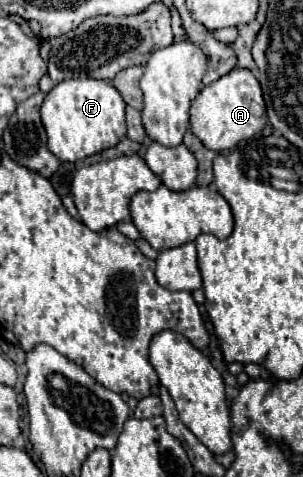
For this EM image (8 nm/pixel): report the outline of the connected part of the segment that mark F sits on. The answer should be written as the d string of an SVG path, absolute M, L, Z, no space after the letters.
M68 79L58 83L42 103L42 123L48 135L48 149L60 161L80 161L88 155L116 147L126 137L126 103L110 81Z

